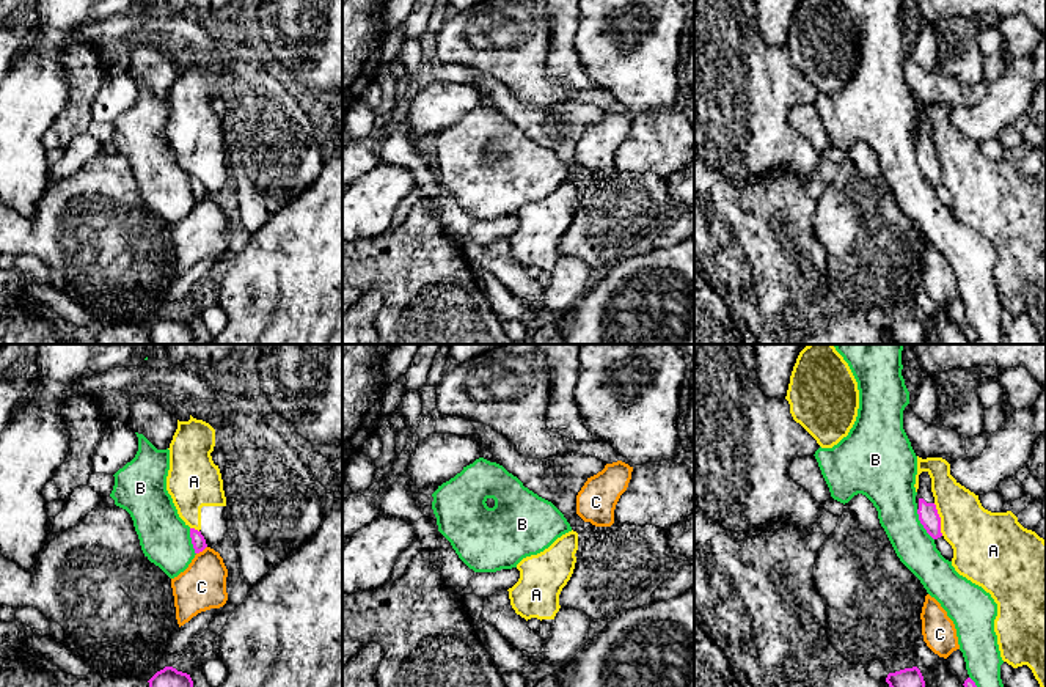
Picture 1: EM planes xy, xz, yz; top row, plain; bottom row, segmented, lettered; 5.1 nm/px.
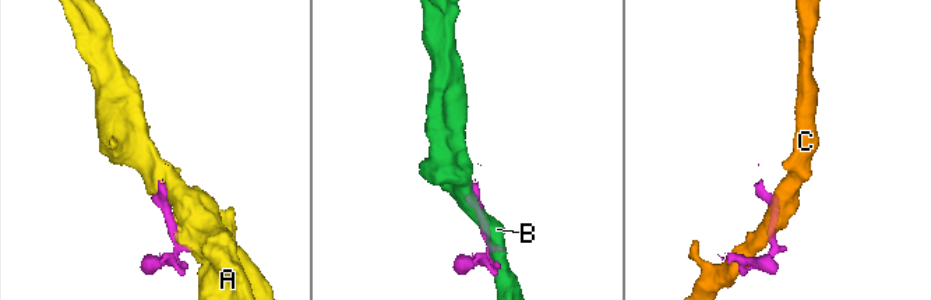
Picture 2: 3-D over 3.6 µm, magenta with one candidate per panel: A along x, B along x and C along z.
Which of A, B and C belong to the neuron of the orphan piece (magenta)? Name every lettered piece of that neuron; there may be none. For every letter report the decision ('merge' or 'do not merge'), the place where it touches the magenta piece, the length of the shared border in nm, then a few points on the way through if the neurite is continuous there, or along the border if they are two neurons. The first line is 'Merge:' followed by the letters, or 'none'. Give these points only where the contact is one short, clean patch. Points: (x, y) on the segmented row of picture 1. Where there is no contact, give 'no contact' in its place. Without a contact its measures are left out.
Merge: none
A: do not merge; contact yz (939, 519); length 180 nm
B: do not merge; contact yz (922, 524); length 180 nm
C: do not merge; contact xy (201, 551); length 70 nm

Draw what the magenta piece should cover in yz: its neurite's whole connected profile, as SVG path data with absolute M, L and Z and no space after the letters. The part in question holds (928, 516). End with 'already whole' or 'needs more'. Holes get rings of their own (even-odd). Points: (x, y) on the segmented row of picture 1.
M922 472L919 475L919 489L916 495L916 503L917 503L917 514L919 520L927 530L927 533L933 538L938 539L942 536L941 533L941 517L938 514L936 505L934 505L934 497L931 492L931 478L928 472Z; needs more

